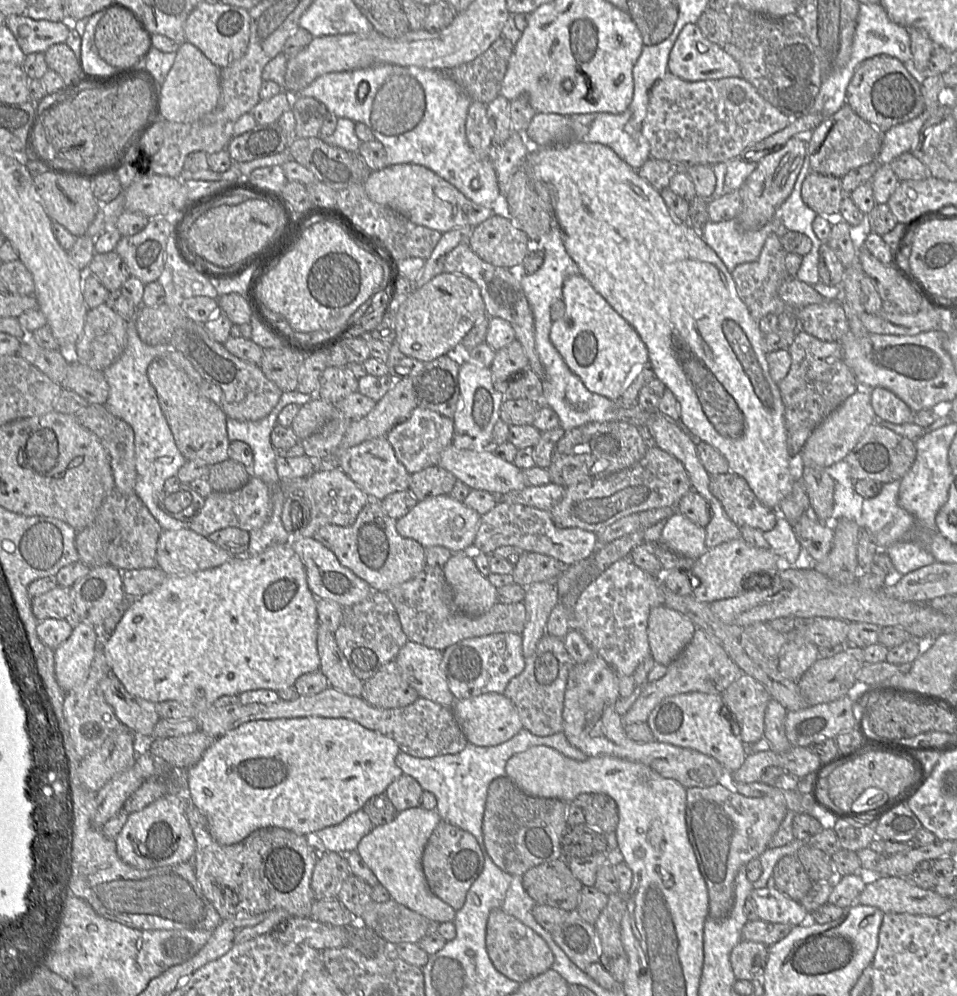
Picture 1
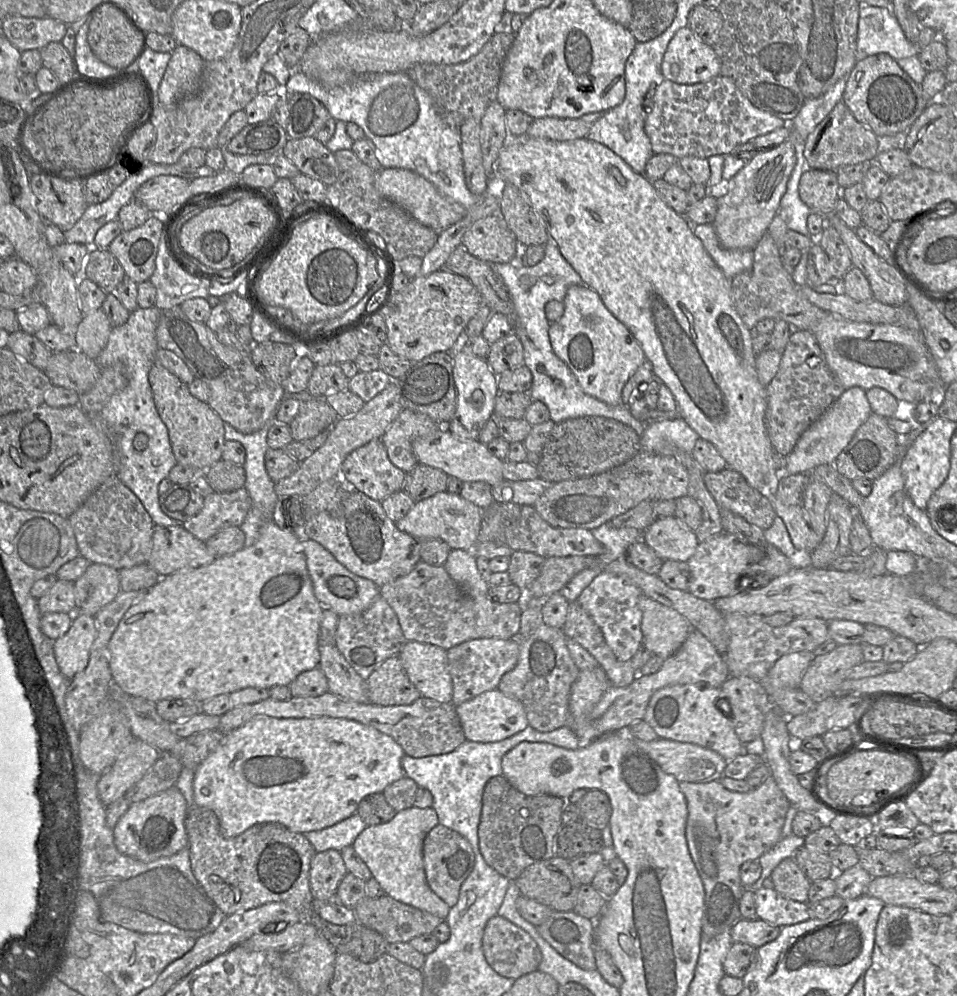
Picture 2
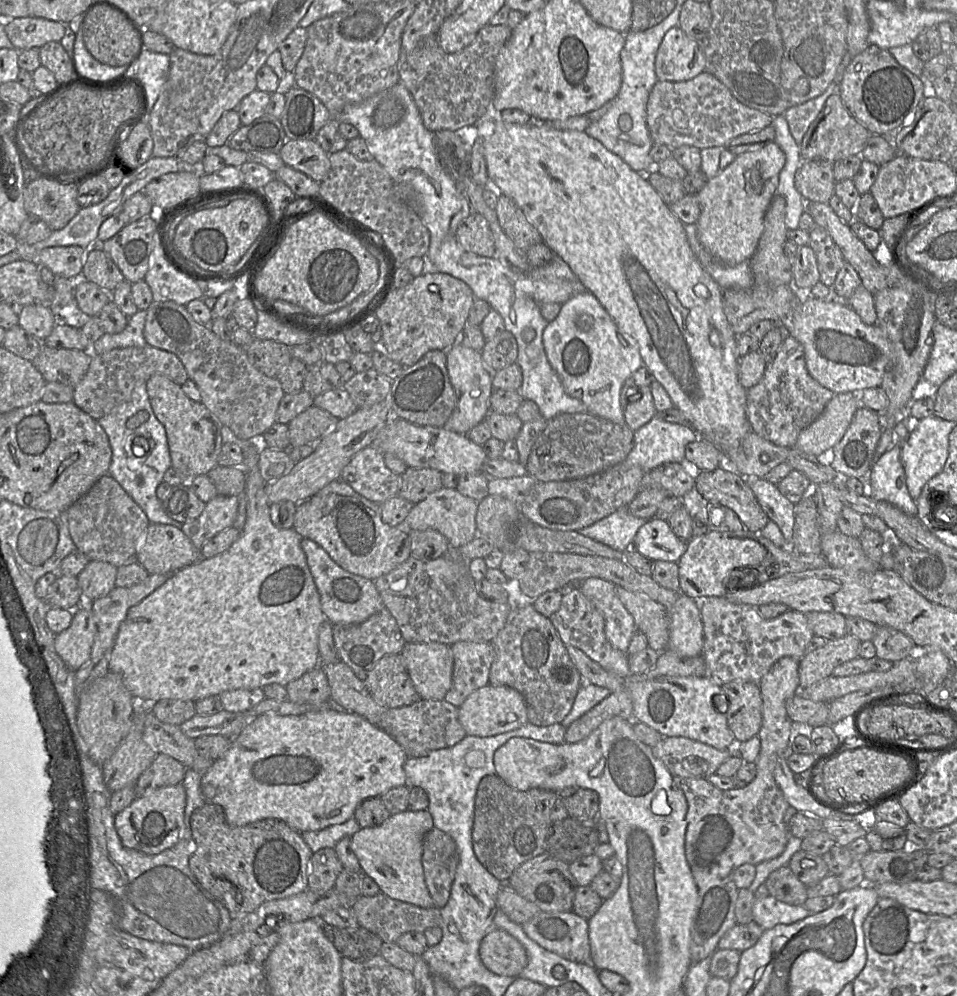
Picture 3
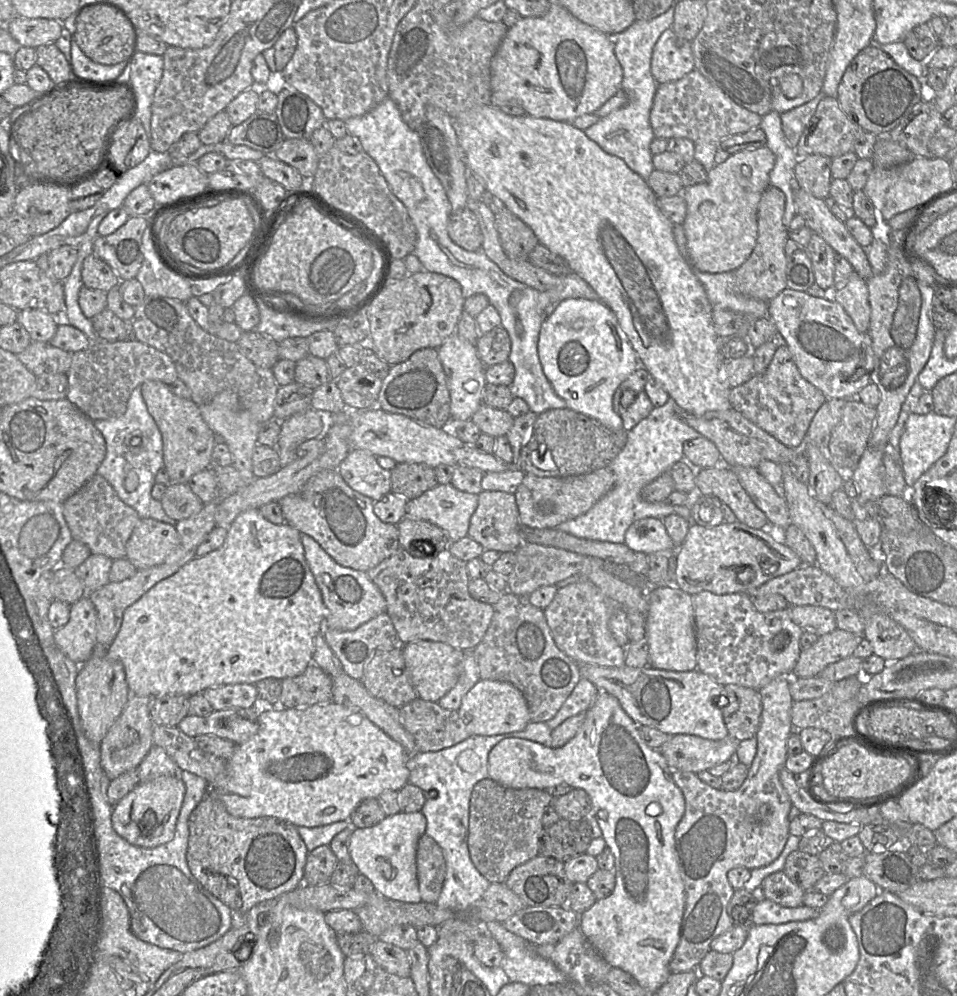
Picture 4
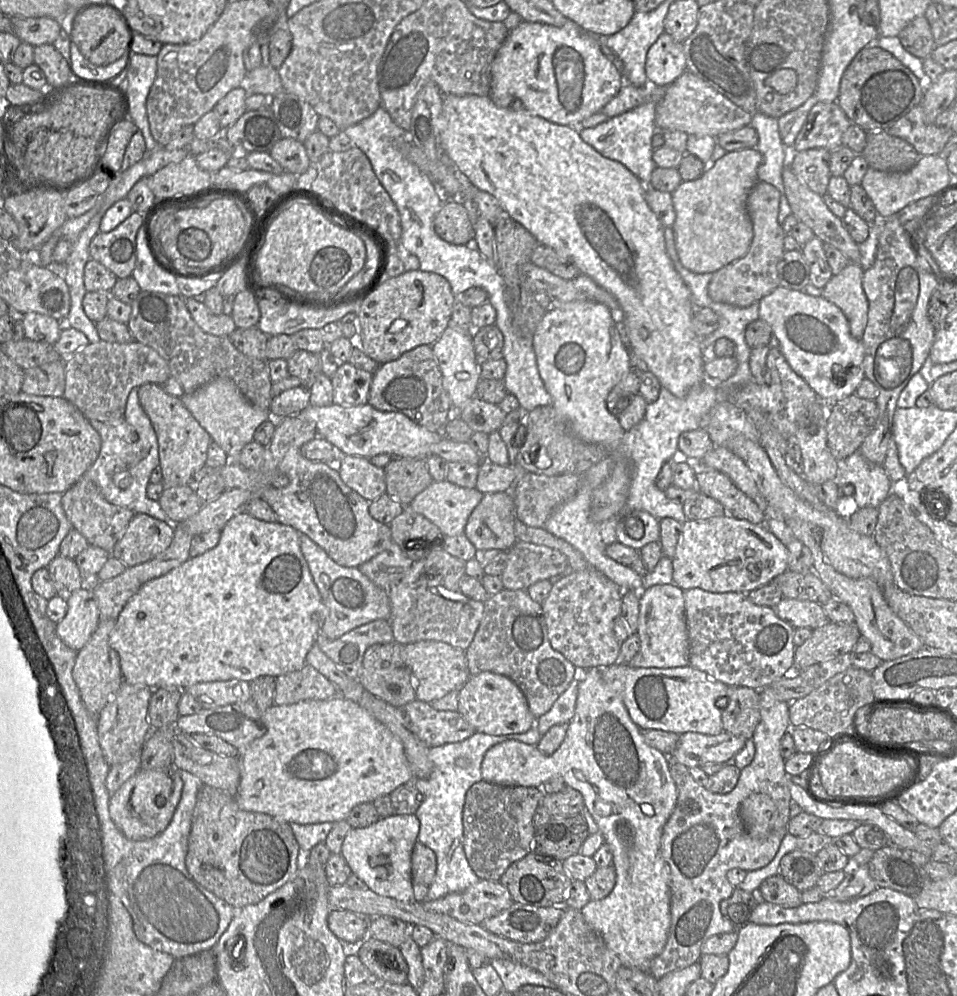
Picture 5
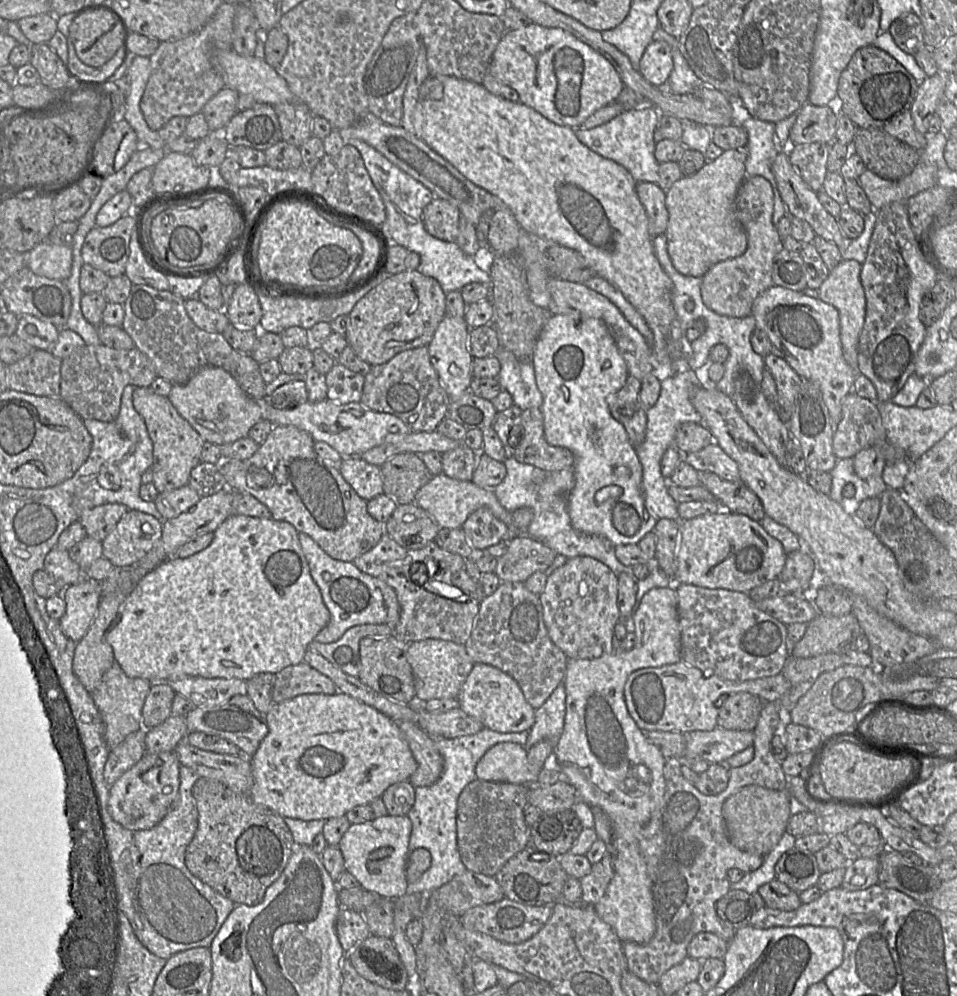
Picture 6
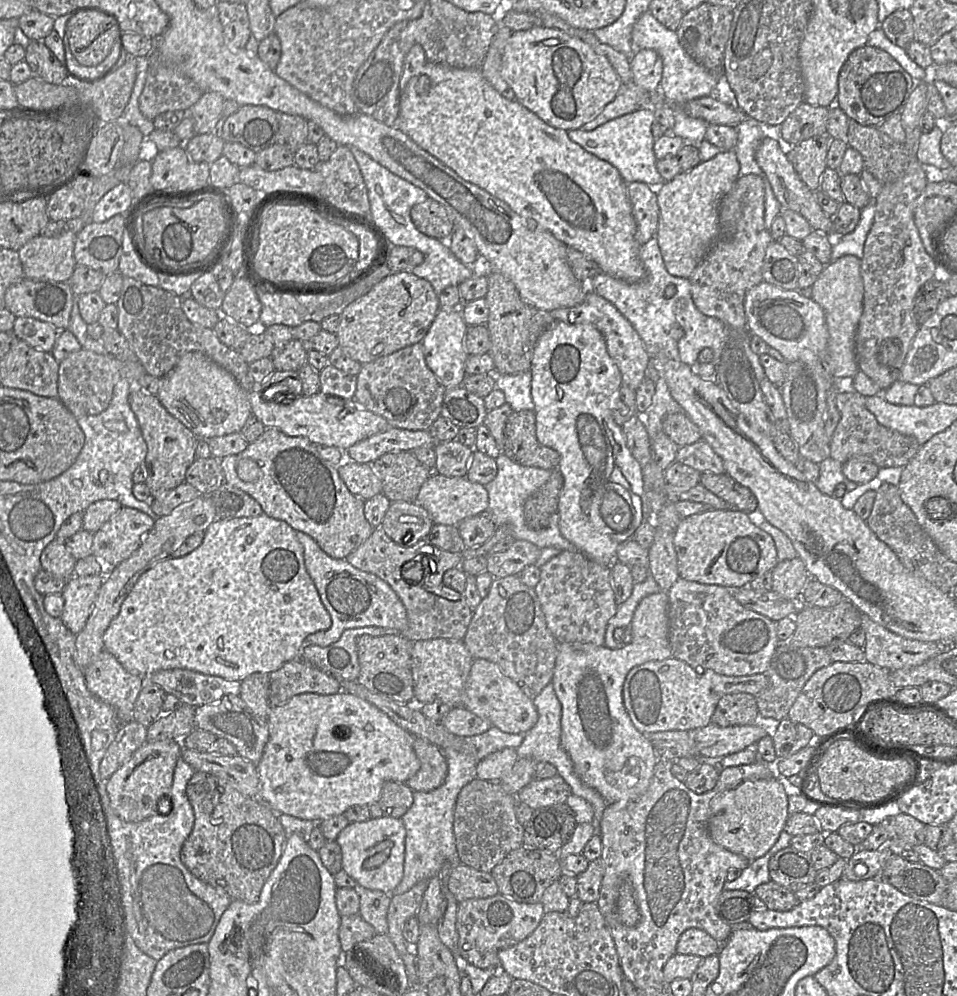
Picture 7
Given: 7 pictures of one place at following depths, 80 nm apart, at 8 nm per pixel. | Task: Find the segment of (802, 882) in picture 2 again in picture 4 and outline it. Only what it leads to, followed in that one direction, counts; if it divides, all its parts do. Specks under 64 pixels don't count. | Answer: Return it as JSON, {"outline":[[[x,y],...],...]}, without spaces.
{"outline":[[[784,871],[768,875],[762,882],[765,898],[784,907],[803,905],[804,891],[792,882]]]}

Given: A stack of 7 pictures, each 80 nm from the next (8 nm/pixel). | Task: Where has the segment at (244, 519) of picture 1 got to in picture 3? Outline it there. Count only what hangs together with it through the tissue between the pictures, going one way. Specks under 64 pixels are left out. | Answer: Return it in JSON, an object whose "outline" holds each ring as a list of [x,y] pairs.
{"outline":[[[217,495],[205,503],[202,513],[181,525],[182,532],[199,550],[203,544],[234,524],[239,507],[238,496]]]}

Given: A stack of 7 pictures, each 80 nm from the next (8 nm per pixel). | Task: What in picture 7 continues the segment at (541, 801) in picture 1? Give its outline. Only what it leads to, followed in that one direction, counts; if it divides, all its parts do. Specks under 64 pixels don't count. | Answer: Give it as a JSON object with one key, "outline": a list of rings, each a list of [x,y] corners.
{"outline":[[[475,778],[460,791],[453,830],[460,863],[490,873],[511,851],[523,845],[524,826],[516,818],[516,796],[504,792],[499,781]]]}

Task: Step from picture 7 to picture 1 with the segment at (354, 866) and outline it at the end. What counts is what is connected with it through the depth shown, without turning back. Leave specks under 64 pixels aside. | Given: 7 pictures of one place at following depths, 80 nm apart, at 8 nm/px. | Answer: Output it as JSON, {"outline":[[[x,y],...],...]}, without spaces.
{"outline":[[[421,806],[398,812],[389,823],[375,826],[357,845],[356,852],[396,902],[438,923],[452,922],[456,911],[430,889],[422,867],[427,841],[441,821],[435,810]]]}

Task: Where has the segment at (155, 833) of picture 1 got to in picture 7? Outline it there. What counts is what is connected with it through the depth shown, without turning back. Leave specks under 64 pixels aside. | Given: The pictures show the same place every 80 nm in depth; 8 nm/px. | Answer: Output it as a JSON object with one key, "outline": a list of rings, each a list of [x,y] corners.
{"outline":[[[146,741],[134,754],[107,780],[107,791],[114,812],[124,821],[140,822],[156,815],[155,804],[163,795],[171,793],[174,771],[181,757],[180,741]]]}

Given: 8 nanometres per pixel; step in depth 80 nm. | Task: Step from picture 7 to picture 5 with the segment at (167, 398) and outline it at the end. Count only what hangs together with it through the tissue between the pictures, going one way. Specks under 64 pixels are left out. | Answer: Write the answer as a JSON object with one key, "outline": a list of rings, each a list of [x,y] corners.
{"outline":[[[216,378],[191,393],[180,398],[186,409],[229,457],[230,462],[239,462],[242,449],[251,441],[256,428],[269,419],[274,419],[270,411],[251,404],[229,378]]]}

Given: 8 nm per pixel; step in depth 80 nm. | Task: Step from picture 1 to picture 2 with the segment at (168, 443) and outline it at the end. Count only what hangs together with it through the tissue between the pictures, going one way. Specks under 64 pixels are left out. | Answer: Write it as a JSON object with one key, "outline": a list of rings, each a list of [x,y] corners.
{"outline":[[[138,307],[130,313],[124,325],[112,329],[106,346],[95,361],[101,369],[122,364],[128,384],[111,397],[100,414],[120,436],[120,466],[115,472],[117,478],[138,497],[155,525],[183,527],[183,522],[168,517],[159,506],[158,486],[177,464],[168,429],[157,412],[149,383],[149,371],[155,364],[156,352],[159,349],[156,327],[160,312],[156,307]]]}

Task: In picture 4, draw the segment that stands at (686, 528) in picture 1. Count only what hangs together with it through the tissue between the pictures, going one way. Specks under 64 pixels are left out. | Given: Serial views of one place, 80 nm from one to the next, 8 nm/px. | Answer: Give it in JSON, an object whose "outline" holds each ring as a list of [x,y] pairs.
{"outline":[[[643,518],[634,522],[625,533],[626,546],[646,555],[655,552],[675,554],[677,546],[668,535],[663,520]]]}

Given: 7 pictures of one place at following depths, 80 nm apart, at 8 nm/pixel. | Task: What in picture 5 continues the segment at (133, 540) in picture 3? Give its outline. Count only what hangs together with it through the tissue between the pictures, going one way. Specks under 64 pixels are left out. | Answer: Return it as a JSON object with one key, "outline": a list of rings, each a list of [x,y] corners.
{"outline":[[[81,478],[63,493],[62,506],[73,528],[86,538],[89,545],[100,547],[109,553],[123,536],[134,516],[132,510],[106,501],[97,485],[87,478]]]}

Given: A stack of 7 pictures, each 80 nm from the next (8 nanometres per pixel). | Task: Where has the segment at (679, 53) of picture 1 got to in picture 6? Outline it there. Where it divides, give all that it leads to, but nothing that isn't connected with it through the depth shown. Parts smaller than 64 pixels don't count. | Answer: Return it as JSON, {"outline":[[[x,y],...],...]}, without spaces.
{"outline":[[[652,41],[640,60],[639,73],[648,83],[658,87],[668,81],[672,69],[670,46],[662,41]]]}

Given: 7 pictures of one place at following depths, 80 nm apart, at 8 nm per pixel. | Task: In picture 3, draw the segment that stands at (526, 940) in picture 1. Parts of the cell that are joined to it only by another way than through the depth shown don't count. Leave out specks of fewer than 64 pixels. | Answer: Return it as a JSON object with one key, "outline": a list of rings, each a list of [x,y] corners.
{"outline":[[[491,927],[481,939],[479,956],[487,969],[500,976],[518,977],[528,963],[523,945],[512,935]]]}

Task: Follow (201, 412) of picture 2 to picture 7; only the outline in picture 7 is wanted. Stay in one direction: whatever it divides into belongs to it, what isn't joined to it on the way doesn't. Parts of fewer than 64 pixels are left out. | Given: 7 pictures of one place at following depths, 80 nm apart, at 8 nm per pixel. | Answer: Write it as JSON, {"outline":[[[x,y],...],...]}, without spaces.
{"outline":[[[136,387],[129,395],[129,403],[147,444],[144,462],[148,476],[145,484],[151,496],[156,499],[165,496],[169,491],[185,482],[188,467],[197,459],[195,452],[198,438],[166,410],[157,396]]]}

